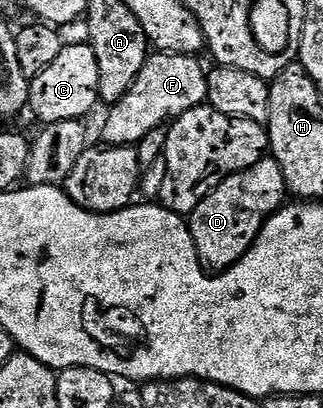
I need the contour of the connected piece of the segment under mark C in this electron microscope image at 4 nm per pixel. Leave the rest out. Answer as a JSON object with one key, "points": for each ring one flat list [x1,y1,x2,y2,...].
{"points":[[69,42,59,54,59,58,55,58,55,62,51,62,47,70,43,70,43,74,30,79,27,108,41,119,42,125,81,120,93,107,98,107,98,90,99,62,95,58,95,50,88,42]]}

